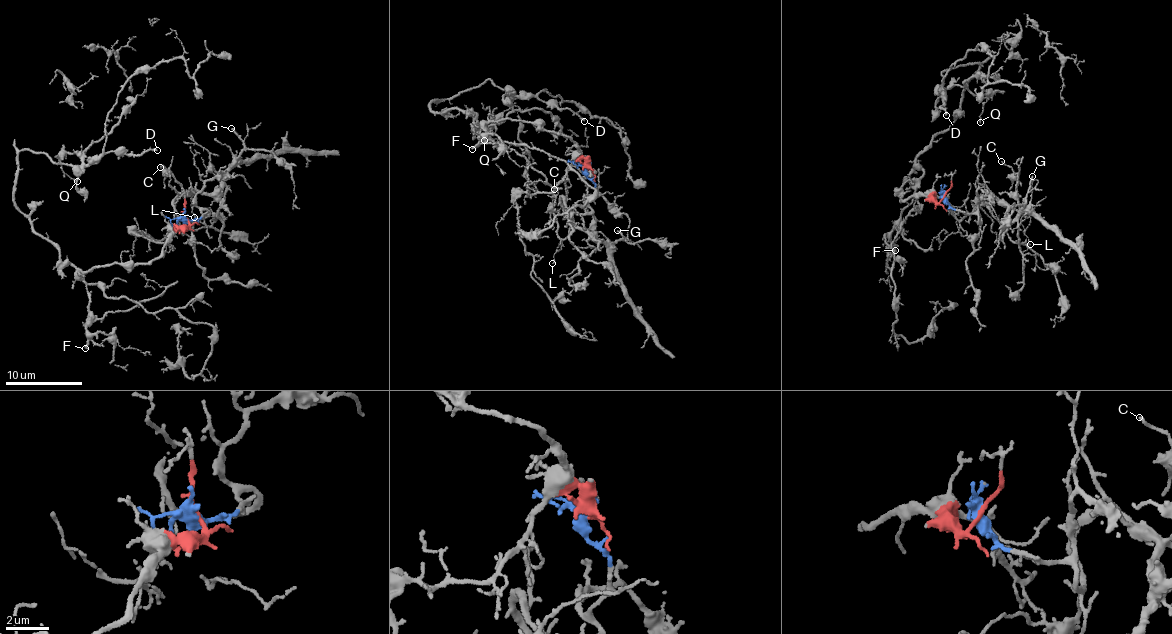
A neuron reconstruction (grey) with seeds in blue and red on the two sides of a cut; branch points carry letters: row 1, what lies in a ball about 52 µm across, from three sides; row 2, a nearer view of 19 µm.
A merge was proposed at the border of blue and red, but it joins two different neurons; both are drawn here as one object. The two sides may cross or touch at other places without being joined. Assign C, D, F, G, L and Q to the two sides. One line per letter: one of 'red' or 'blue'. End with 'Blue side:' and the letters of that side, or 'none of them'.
C: blue
D: red
F: red
G: blue
L: blue
Q: red
Blue side: C, G, L

